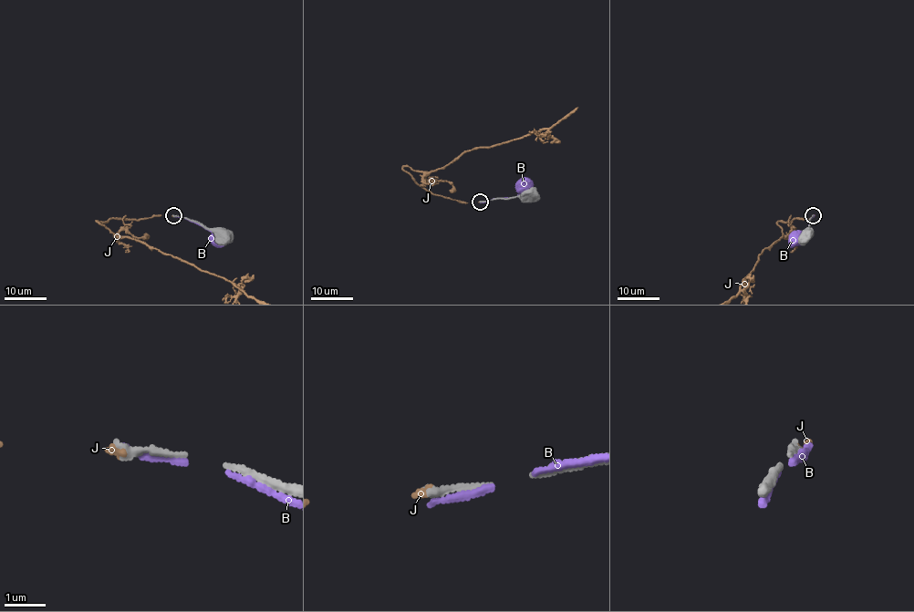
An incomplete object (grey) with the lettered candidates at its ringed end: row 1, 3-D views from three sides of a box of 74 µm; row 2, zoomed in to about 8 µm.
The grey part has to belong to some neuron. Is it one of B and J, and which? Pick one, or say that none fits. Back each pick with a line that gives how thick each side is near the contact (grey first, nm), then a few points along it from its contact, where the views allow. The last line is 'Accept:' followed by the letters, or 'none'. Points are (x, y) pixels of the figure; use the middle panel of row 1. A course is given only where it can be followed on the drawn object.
J: calibres 240 and 130 nm
Accept: J

